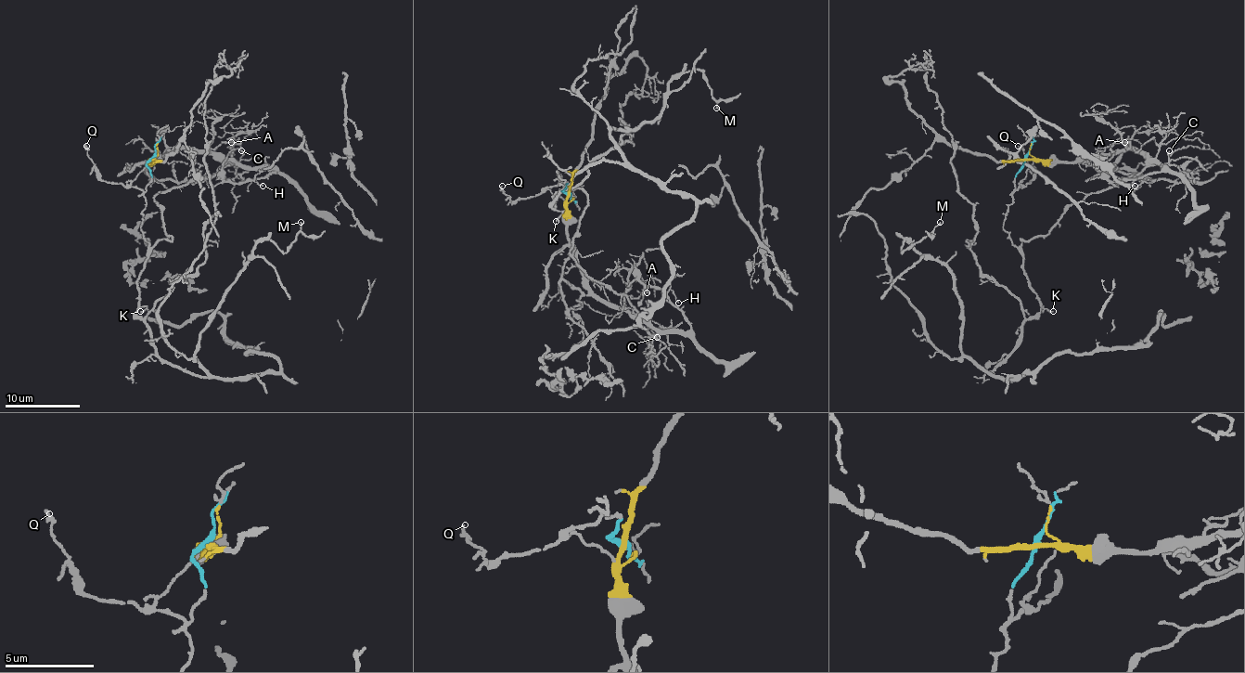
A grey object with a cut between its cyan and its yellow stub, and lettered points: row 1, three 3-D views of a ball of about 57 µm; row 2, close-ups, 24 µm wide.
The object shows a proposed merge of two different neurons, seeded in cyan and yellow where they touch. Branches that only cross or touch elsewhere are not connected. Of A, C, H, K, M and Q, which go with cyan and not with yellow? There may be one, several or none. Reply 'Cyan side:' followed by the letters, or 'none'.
Cyan side: K, M, Q

